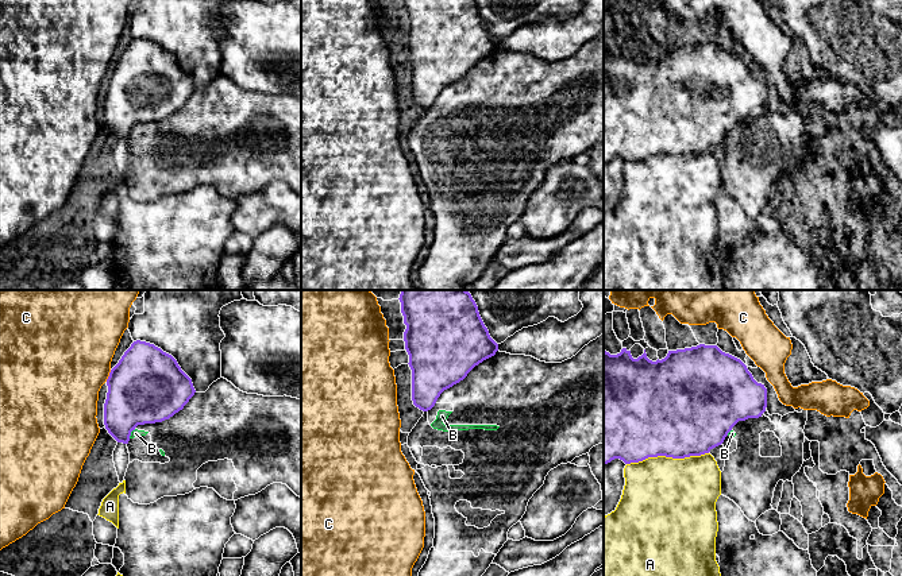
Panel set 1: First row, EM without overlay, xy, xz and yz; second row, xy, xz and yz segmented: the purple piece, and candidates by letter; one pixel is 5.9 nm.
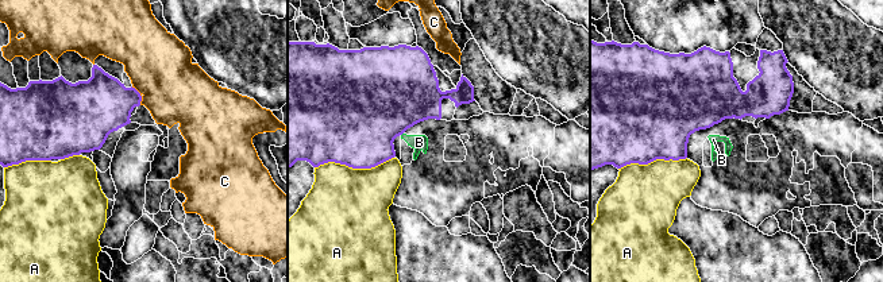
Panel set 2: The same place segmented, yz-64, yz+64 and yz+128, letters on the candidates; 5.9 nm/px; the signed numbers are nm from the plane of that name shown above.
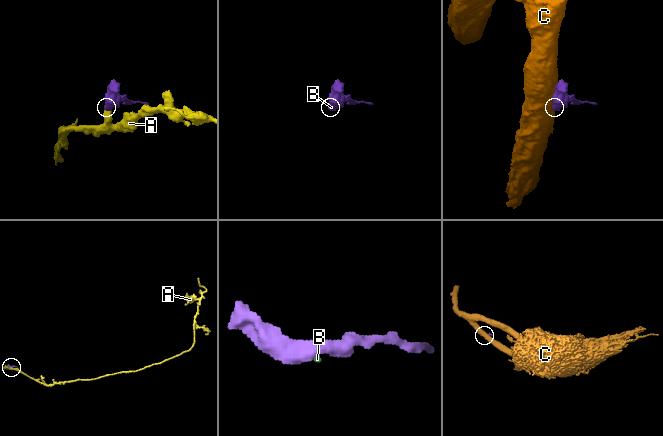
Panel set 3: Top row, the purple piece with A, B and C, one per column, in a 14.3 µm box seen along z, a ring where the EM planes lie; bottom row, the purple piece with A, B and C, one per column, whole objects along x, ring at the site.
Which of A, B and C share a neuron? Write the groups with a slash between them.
A / B / C

